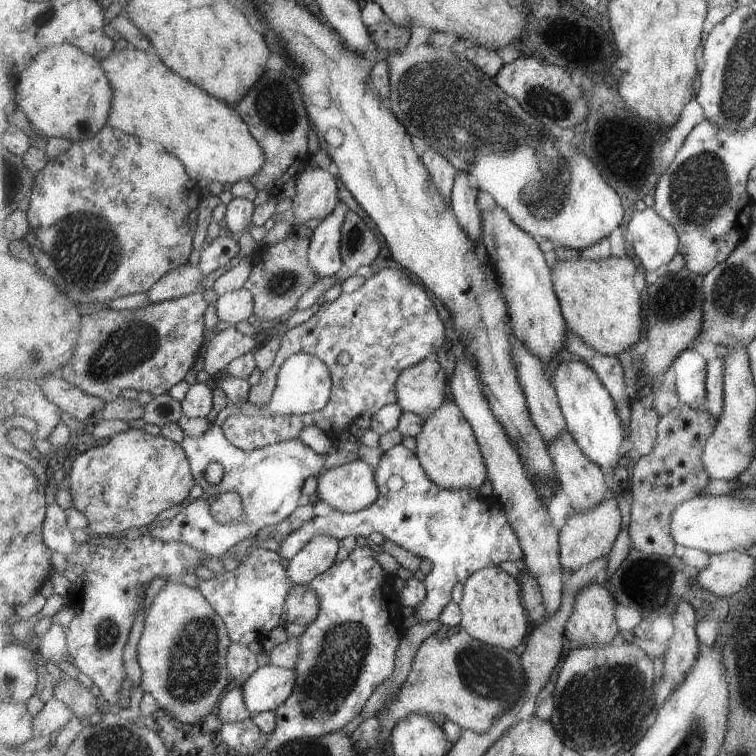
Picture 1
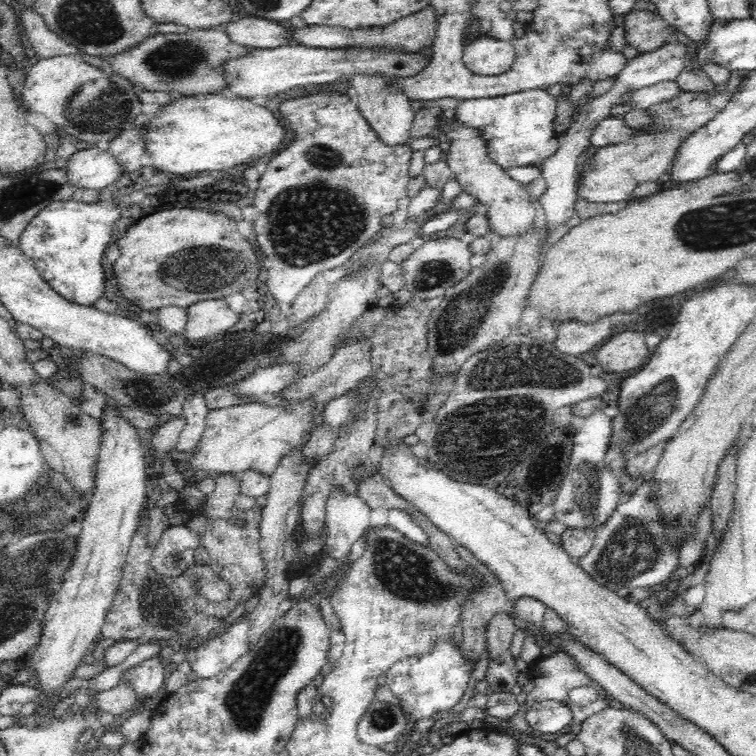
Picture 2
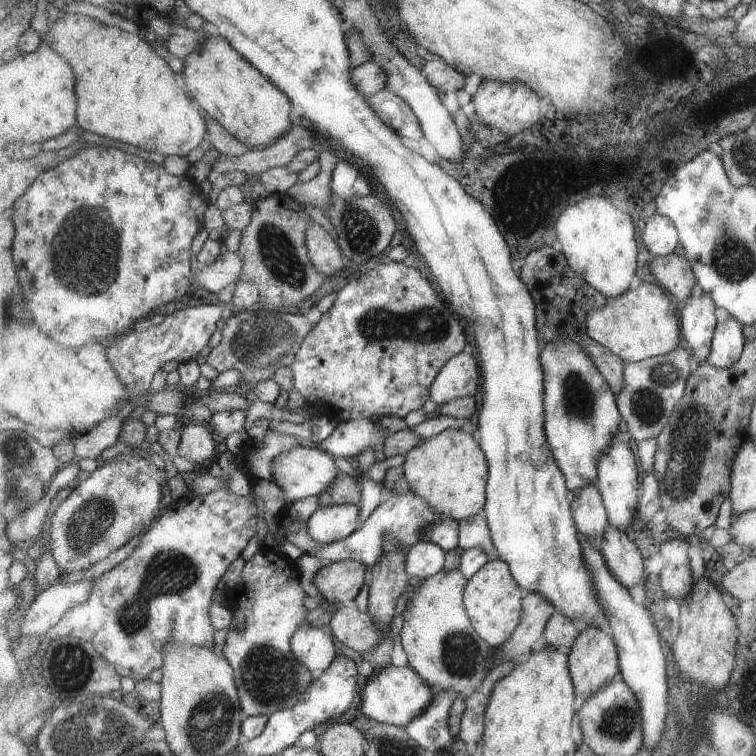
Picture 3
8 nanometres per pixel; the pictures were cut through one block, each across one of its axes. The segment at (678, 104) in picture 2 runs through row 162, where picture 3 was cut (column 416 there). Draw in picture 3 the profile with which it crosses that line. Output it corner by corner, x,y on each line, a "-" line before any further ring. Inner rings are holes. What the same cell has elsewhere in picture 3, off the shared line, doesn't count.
459,568
443,569
431,578
421,580
420,586
413,590
413,594
401,608
405,622
399,638
408,656
408,664
430,684
431,688
435,691
449,691
452,694
463,693
466,697
471,696
483,684
485,677
497,663
496,650
477,634
465,608
464,594
467,583
466,574

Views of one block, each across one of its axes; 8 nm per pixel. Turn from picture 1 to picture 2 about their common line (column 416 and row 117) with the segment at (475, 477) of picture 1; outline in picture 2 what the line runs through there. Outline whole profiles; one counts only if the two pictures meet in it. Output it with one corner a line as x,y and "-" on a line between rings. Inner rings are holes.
443,111
436,114
437,128
439,128
450,144
446,154
446,162
450,165
453,178
457,180
463,190
474,195
478,202
487,206
490,230
495,238
504,235
522,233
534,226
537,212
532,206
532,198
525,186
515,182
503,171
504,168
492,162
487,155
485,140
481,140
477,130
462,126
452,117
445,117

